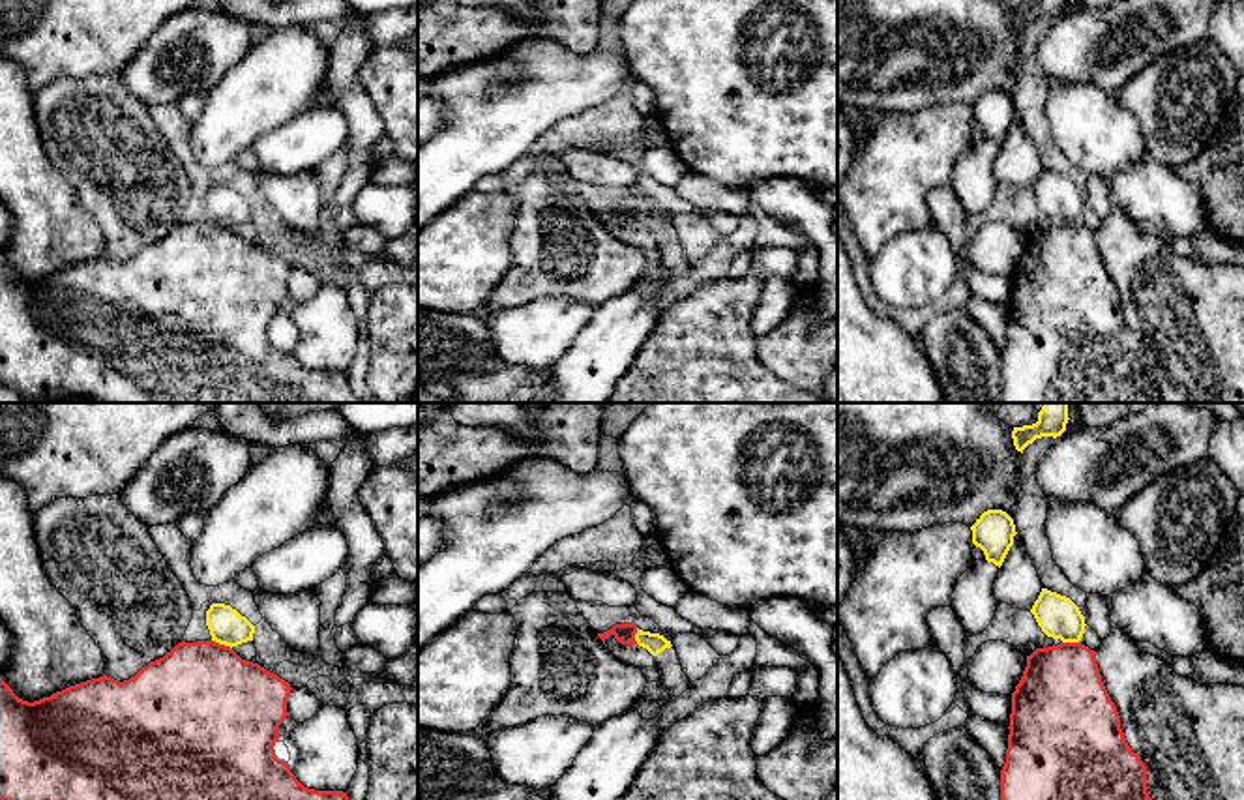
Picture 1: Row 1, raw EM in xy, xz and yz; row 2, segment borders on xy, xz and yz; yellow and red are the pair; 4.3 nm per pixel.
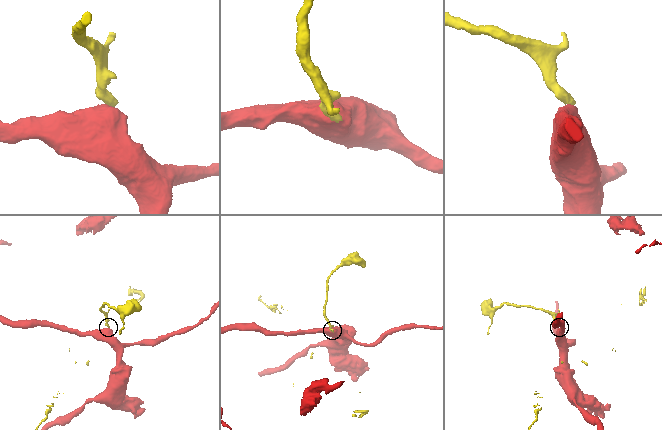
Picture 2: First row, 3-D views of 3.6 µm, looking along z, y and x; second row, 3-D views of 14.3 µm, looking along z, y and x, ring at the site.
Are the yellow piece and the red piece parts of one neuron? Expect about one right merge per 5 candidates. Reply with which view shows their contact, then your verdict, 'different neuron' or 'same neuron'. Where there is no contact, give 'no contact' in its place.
contact in xy; different neuron

